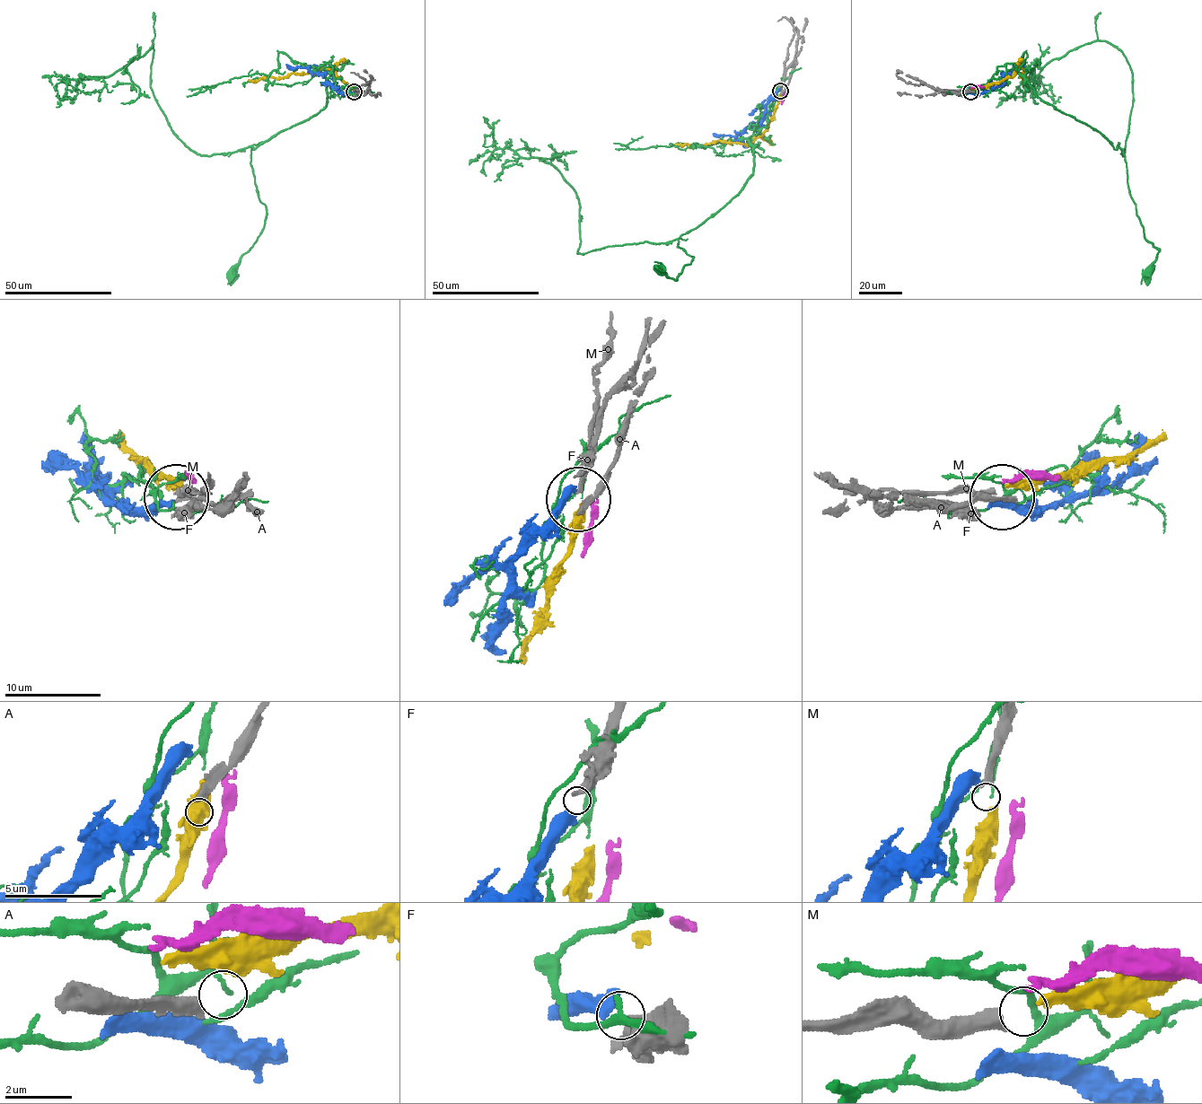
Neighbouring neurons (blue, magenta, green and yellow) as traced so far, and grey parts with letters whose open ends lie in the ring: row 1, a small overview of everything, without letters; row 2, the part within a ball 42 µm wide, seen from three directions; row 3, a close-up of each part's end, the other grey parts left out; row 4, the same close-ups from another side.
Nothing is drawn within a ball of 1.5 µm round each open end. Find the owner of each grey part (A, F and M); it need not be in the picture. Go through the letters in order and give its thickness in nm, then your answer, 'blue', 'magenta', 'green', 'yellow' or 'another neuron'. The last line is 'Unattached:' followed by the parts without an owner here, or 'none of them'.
A: calibre 440 nm; another neuron
F: calibre 550 nm; blue
M: calibre 440 nm; yellow
Unattached: A

